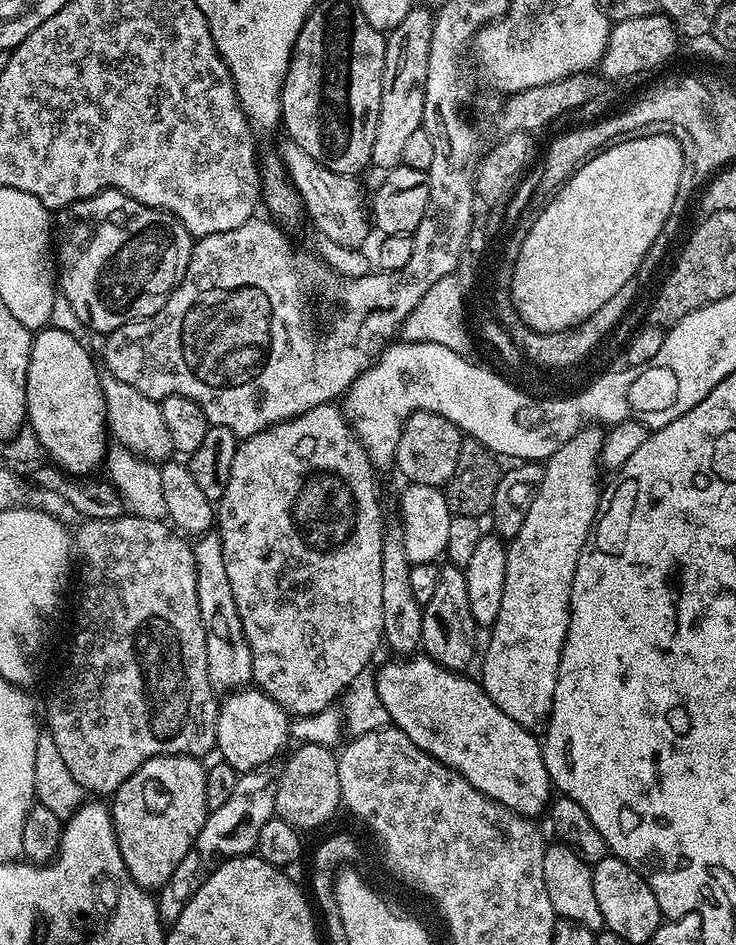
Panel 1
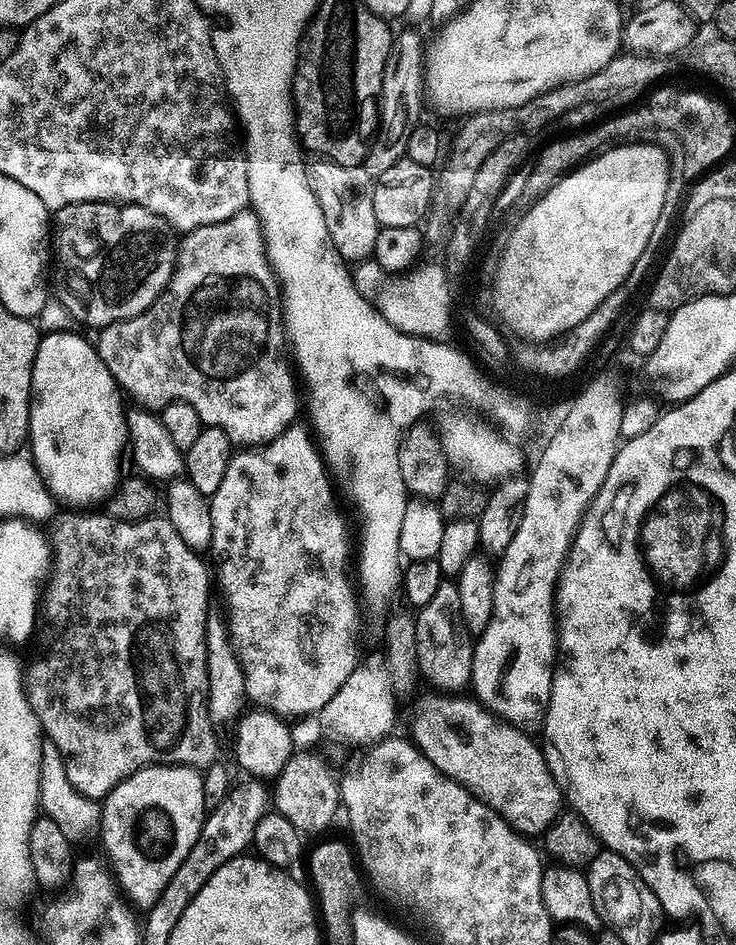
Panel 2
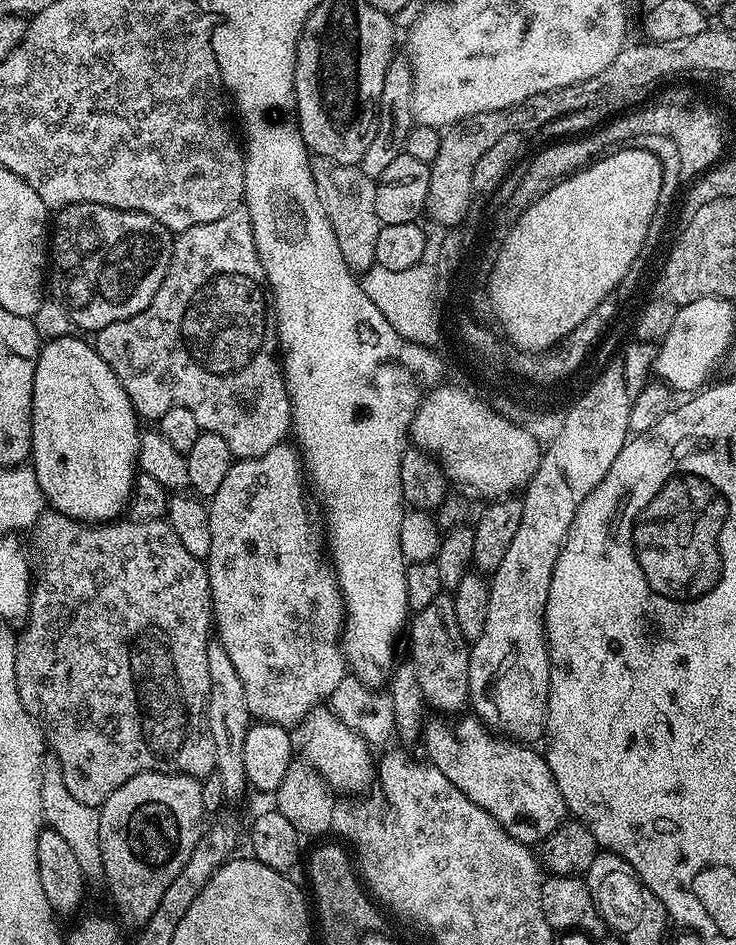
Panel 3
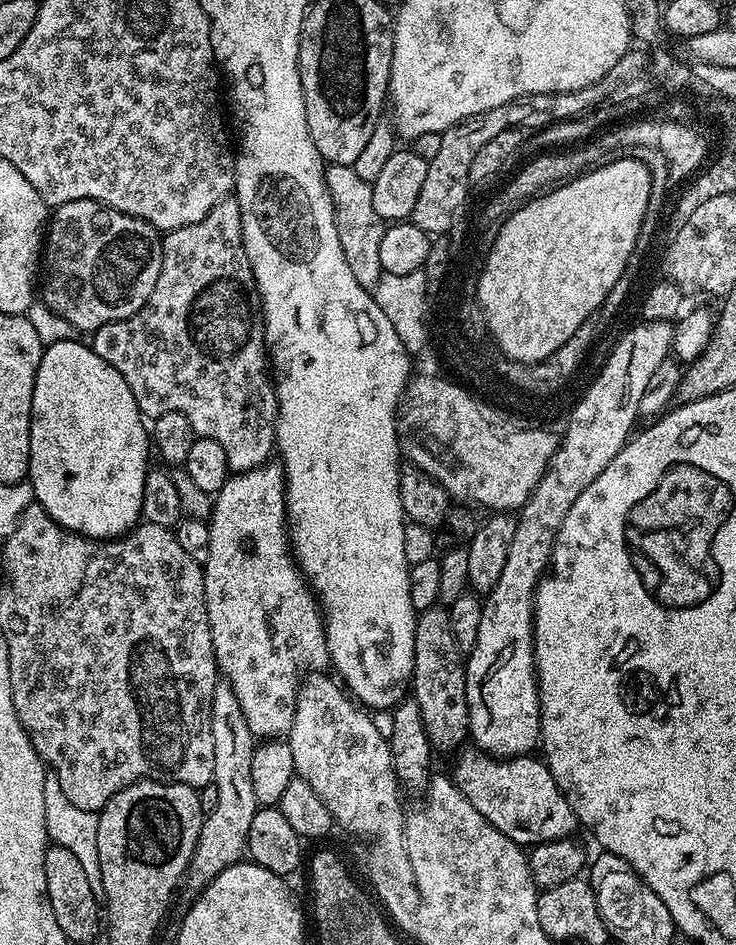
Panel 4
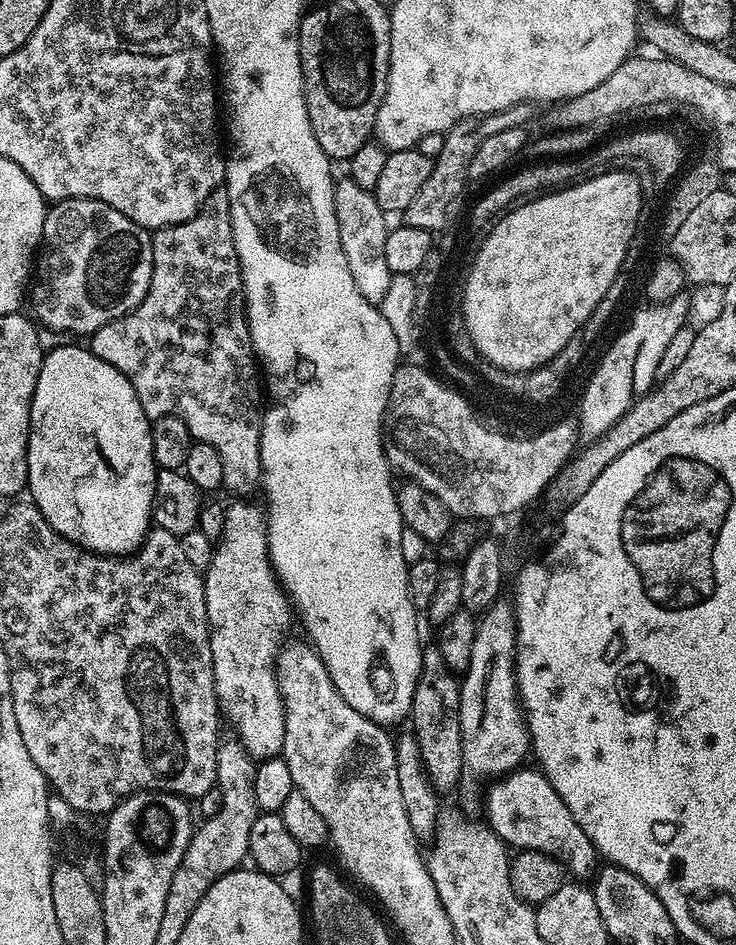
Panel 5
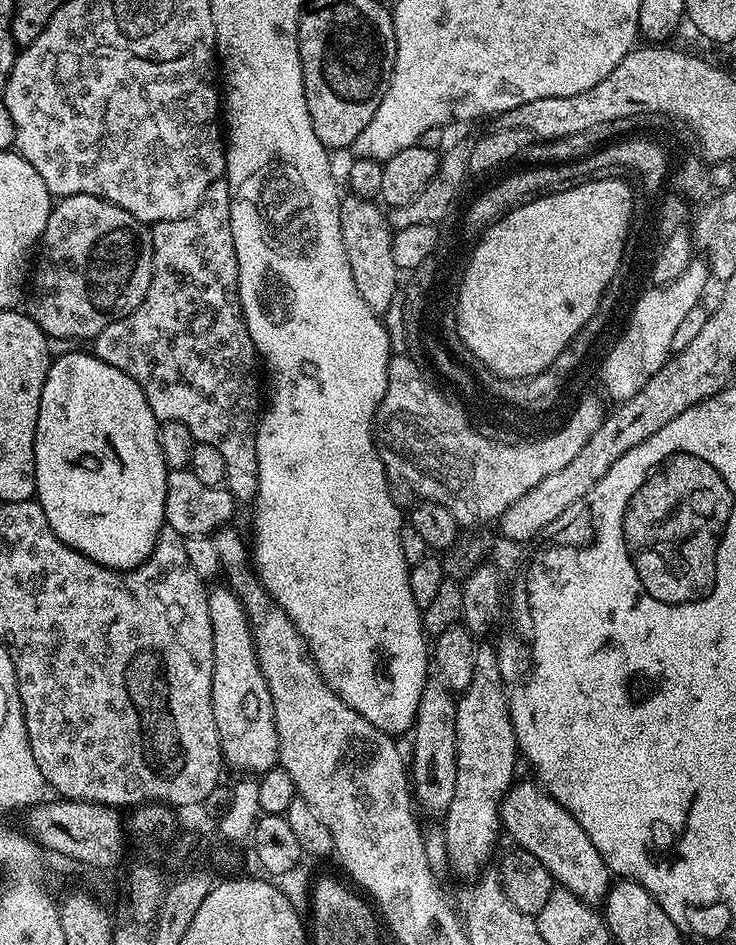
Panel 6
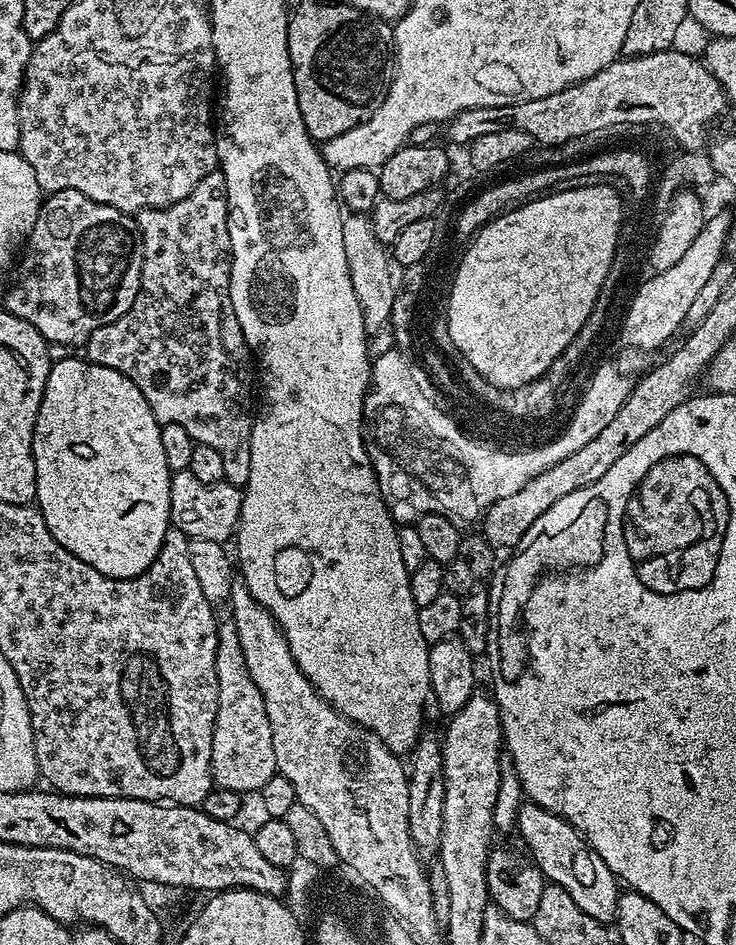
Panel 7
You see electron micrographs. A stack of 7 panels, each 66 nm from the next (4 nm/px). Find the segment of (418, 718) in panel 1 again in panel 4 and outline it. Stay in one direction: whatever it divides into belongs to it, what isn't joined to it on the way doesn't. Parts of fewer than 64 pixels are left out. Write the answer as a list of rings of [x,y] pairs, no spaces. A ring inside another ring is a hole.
[[[468,746],[459,753],[450,779],[466,794],[466,802],[502,830],[506,838],[521,846],[535,846],[552,840],[571,837],[578,821],[570,802],[562,794],[558,782],[550,774],[548,765],[535,755],[497,758]]]

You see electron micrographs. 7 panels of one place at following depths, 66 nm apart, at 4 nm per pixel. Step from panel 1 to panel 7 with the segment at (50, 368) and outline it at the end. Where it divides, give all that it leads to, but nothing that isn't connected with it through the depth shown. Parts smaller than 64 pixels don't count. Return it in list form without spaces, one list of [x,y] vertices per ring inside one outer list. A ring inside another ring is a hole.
[[[71,358],[66,361],[53,363],[50,374],[46,378],[46,386],[42,394],[42,402],[38,410],[38,418],[34,422],[32,431],[32,453],[34,454],[34,466],[36,467],[36,499],[35,507],[39,508],[50,534],[70,554],[82,558],[98,574],[106,574],[115,580],[134,578],[142,574],[158,558],[158,550],[162,550],[162,542],[166,538],[166,530],[172,522],[170,514],[170,482],[172,481],[172,469],[166,462],[166,454],[162,450],[162,434],[160,433],[160,421],[154,418],[154,410],[150,410],[150,402],[138,390],[130,378],[126,378],[118,370],[110,370],[110,366],[98,366],[87,358]]]

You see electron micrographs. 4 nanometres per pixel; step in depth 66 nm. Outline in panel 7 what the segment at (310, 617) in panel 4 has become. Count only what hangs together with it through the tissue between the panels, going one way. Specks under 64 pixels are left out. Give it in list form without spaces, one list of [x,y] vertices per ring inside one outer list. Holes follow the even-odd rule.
[[[221,623],[216,637],[218,710],[212,739],[212,783],[217,788],[256,794],[272,776],[277,775],[274,738],[270,734],[270,718],[266,718],[266,702],[262,702],[262,690],[254,686],[254,678],[250,678],[234,624]]]

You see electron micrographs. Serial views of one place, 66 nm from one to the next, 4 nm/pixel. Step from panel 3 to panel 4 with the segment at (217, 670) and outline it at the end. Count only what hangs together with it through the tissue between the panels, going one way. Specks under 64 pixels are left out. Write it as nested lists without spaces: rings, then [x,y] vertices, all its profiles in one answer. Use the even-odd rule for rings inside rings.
[[[227,682],[217,683],[212,695],[210,734],[214,734],[214,778],[211,783],[218,786],[218,806],[205,815],[196,849],[188,863],[188,871],[184,874],[183,887],[188,887],[192,894],[203,892],[207,884],[222,874],[222,870],[237,863],[245,855],[250,822],[258,807],[254,798],[254,781],[250,779],[254,737],[250,726],[246,726],[246,714],[242,714],[238,697]]]

